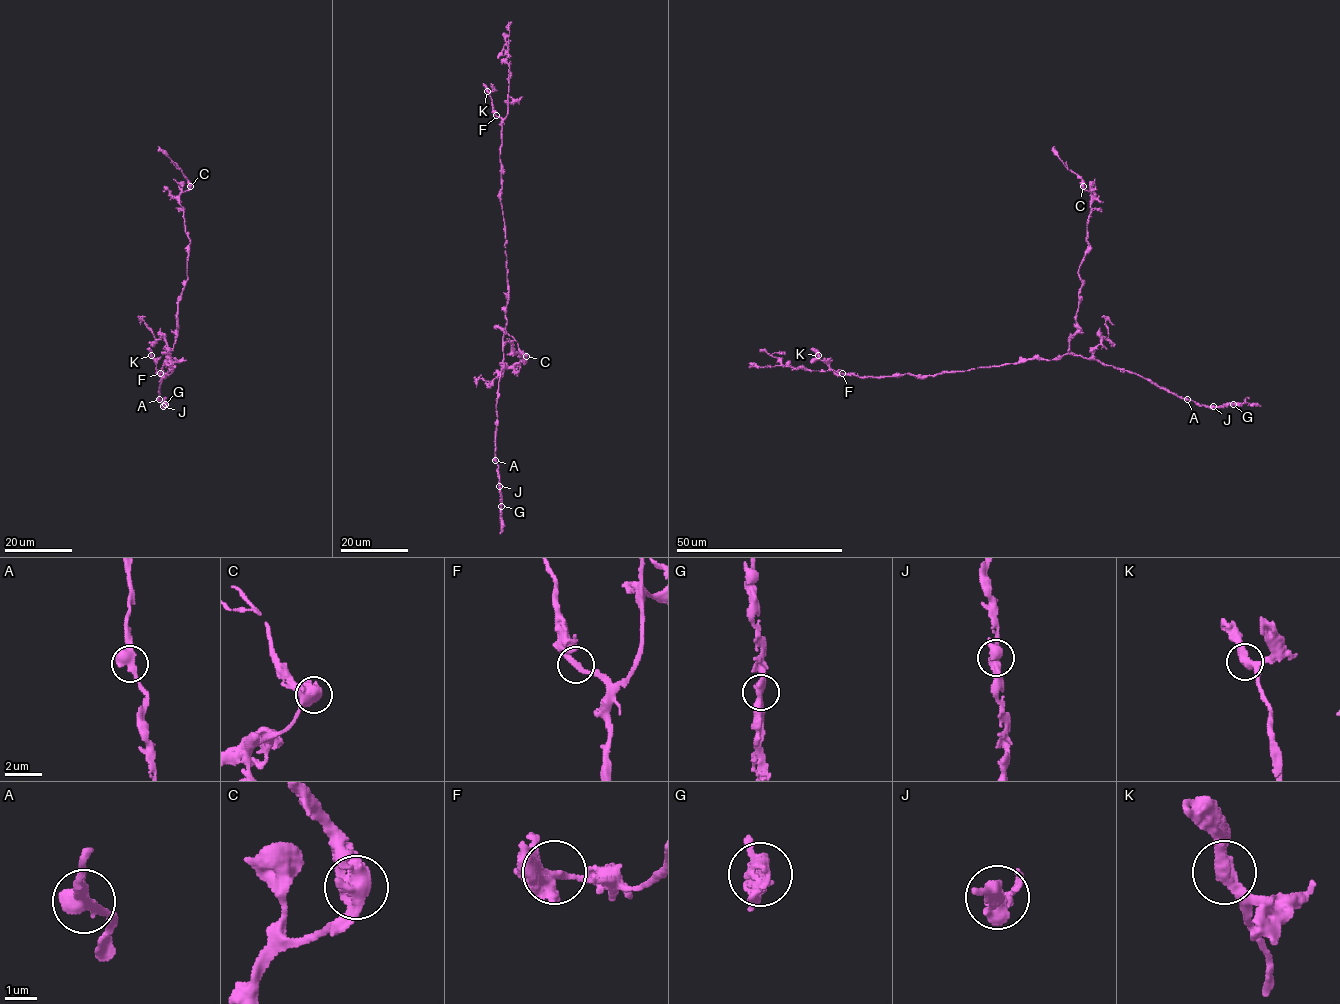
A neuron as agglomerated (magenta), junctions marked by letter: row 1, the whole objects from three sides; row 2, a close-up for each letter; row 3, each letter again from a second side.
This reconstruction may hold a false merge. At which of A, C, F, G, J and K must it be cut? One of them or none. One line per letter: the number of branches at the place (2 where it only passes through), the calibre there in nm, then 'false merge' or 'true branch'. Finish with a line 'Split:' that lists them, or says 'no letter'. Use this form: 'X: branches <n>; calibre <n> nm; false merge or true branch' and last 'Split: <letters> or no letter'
A: branches 2; calibre 480 nm; true branch
C: branches 2; calibre 600 nm; true branch
F: branches 2; calibre 240 nm; true branch
G: branches 2; calibre 480 nm; true branch
J: branches 2; calibre 480 nm; true branch
K: branches 2; calibre 460 nm; true branch
Split: no letter

